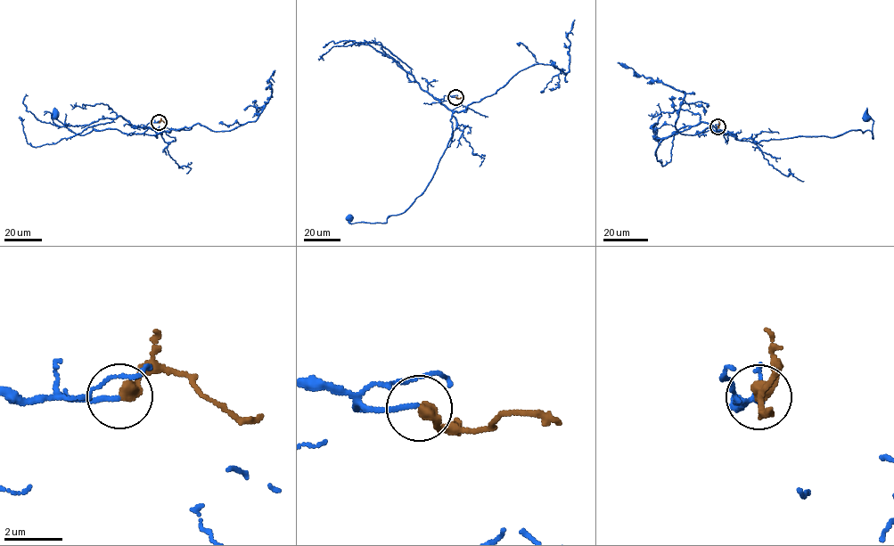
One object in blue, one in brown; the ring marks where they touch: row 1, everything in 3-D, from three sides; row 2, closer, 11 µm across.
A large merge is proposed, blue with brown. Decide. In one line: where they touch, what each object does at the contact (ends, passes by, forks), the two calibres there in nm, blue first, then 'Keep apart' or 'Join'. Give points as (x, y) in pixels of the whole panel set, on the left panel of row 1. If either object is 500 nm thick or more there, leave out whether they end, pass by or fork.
Place: (159, 122). At the ring blue ends. At the ring brown ends. Thickness 150 nm (blue) against 440 nm. Join

